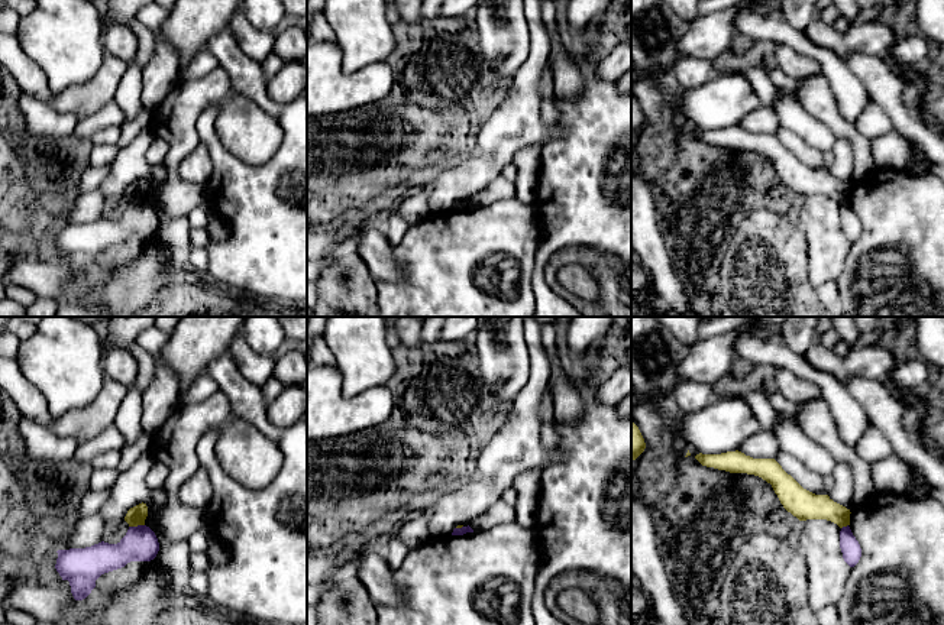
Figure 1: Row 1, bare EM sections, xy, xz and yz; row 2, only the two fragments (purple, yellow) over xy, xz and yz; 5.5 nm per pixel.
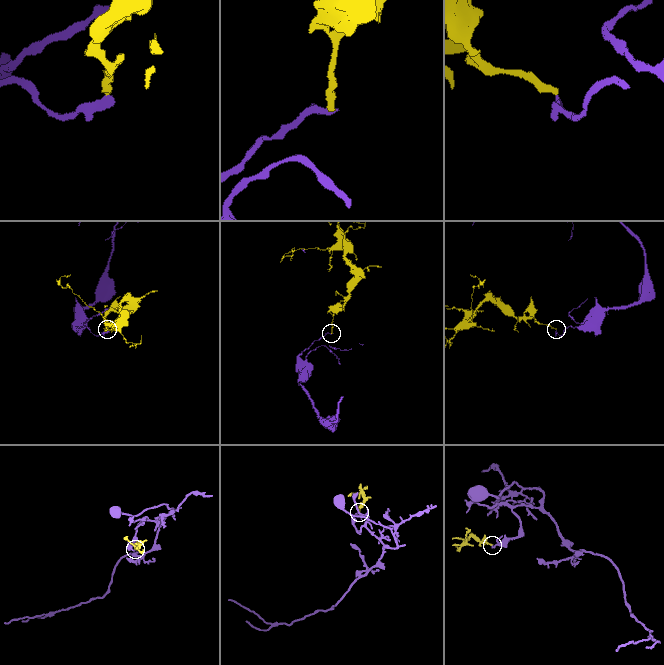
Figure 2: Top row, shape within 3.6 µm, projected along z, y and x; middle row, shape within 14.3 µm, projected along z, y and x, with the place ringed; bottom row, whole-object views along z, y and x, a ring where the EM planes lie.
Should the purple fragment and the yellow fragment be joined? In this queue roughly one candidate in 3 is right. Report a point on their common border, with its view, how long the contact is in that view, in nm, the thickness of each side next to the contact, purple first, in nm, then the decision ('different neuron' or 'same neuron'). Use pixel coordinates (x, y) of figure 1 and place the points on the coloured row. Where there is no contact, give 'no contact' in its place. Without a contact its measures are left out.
meets purple in xy at (138, 525); contact 90 nm long; 190 nm thick on the purple side, 110 nm on the other; different neuron

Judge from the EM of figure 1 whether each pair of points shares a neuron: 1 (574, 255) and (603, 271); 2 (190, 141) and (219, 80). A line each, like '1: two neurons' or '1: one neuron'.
1: one neuron
2: one neuron

